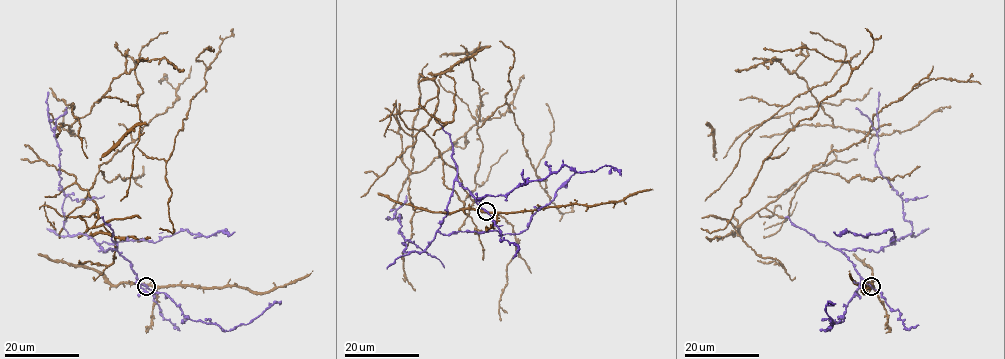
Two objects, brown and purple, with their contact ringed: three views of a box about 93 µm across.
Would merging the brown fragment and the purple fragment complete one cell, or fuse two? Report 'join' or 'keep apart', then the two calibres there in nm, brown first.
join | 400/360 nm

